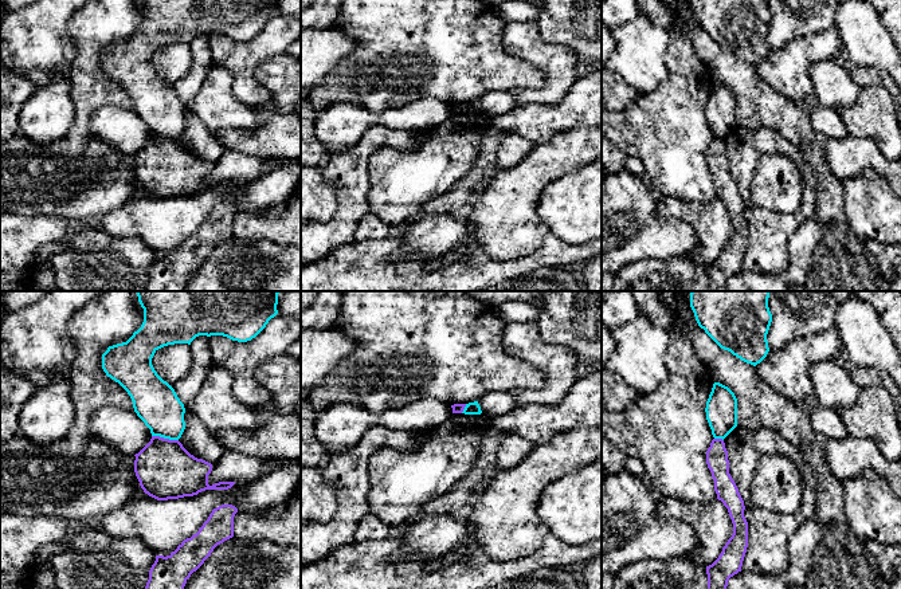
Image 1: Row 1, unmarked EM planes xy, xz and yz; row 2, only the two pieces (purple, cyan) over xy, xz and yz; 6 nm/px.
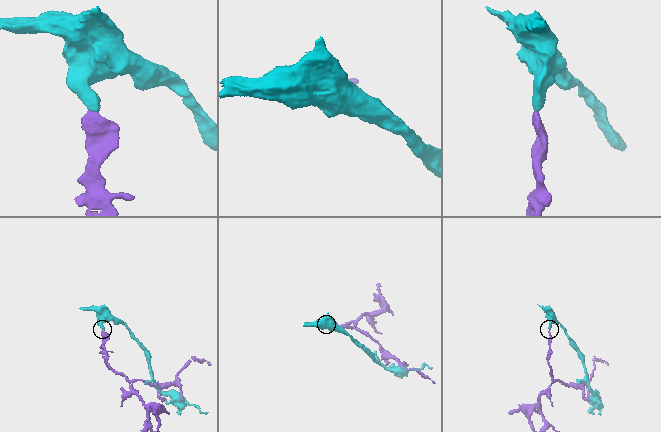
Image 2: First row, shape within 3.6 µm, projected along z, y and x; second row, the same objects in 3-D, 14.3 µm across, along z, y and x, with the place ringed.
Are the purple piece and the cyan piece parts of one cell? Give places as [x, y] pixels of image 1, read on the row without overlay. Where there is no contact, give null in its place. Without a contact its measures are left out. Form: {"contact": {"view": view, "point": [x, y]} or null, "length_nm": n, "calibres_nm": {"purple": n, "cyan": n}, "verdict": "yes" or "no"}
{"contact": {"view": "xy", "point": [165, 138]}, "length_nm": 160, "calibres_nm": {"purple": 360, "cyan": 260}, "verdict": "no"}

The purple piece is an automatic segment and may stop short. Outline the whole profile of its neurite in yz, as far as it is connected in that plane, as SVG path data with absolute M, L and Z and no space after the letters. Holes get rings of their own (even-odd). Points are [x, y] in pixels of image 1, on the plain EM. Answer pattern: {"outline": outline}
{"outline": "M713 138L706 150L706 164L714 180L717 199L728 208L733 233L718 258L706 266L708 291L726 291L730 276L741 271L748 247L748 221L744 216L744 200L729 173L728 150L722 138Z"}

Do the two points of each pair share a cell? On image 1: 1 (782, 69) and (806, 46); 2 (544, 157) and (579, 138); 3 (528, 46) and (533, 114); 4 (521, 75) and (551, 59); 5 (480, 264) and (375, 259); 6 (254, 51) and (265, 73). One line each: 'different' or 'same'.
1: same
2: same
3: different
4: different
5: same
6: different

